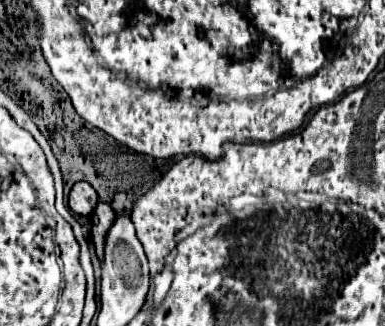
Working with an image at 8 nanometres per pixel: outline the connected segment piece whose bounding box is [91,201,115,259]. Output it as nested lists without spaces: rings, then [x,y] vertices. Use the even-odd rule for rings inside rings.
[[[97,203],[93,215],[91,215],[91,239],[93,239],[93,245],[97,249],[97,255],[99,259],[103,259],[103,247],[105,247],[105,235],[109,231],[109,227],[113,225],[113,219],[115,219],[115,213],[111,211],[111,207],[107,203]]]

